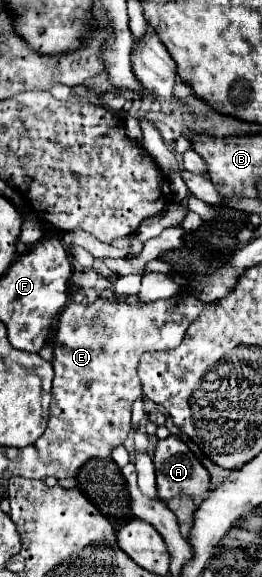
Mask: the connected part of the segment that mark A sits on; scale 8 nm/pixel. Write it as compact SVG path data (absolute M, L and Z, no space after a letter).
M172 435L158 441L152 459L156 469L156 489L162 501L168 501L178 493L206 497L210 485L208 471L200 465L184 441Z

